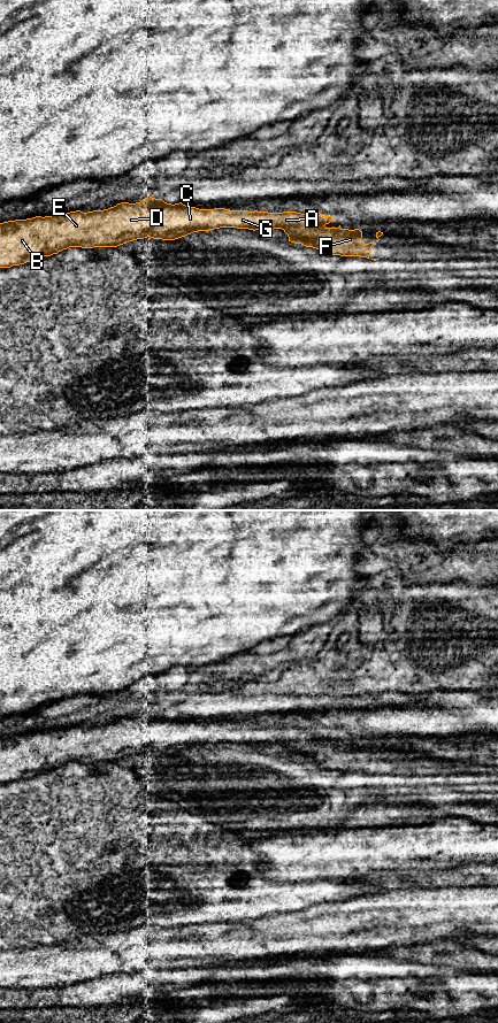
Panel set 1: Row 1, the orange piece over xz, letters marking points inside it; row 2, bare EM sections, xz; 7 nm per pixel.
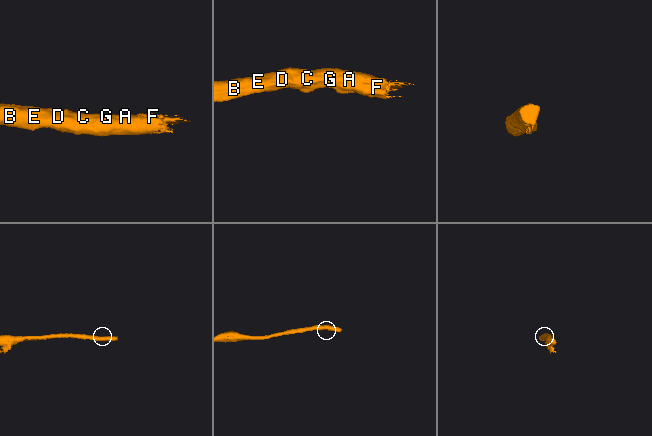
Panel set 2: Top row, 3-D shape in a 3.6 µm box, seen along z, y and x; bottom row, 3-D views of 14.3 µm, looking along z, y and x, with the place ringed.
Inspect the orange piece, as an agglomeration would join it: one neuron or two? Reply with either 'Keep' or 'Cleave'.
Keep

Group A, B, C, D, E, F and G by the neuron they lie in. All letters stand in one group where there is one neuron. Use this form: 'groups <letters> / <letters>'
groups A B C D E F G

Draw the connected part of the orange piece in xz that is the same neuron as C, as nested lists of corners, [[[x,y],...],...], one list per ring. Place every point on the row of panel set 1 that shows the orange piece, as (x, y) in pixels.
[[[147,197],[140,202],[121,202],[104,210],[83,213],[81,210],[52,216],[36,216],[0,223],[0,268],[24,264],[26,262],[58,254],[69,247],[117,247],[132,240],[147,237],[162,240],[175,240],[193,232],[209,231],[220,228],[248,230],[282,229],[289,241],[319,249],[323,254],[340,256],[361,256],[369,259],[370,249],[376,243],[361,241],[362,231],[338,228],[325,228],[336,217],[320,213],[301,214],[297,211],[268,213],[230,210],[224,208],[199,209],[179,203],[167,203],[162,199]]]

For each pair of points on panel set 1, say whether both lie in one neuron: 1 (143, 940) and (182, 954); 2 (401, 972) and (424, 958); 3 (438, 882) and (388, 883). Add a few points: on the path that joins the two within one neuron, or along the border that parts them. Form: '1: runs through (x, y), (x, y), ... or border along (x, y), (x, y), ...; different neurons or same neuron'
1: runs through (152, 947), (173, 947); same neuron
2: border along (390, 958), (443, 966); different neurons
3: runs through (426, 881), (400, 881); same neuron

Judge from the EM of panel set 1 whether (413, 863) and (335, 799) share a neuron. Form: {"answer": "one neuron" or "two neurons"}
{"answer": "two neurons"}

